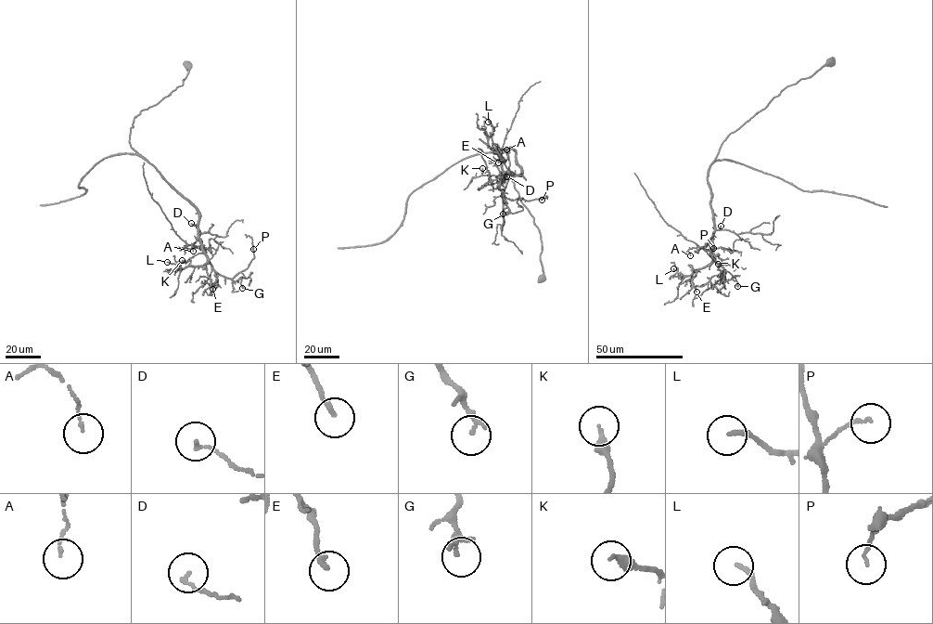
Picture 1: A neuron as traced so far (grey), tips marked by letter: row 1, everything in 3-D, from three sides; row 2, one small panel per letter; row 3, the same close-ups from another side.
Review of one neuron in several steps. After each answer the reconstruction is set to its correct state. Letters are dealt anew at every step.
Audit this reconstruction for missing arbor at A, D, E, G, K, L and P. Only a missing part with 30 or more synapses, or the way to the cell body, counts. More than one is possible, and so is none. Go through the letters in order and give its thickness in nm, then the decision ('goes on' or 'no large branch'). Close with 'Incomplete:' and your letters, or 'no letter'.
A: 90 nm thick; no large branch
D: 130 nm thick; no large branch
E: 180 nm thick; no large branch
G: 240 nm thick; no large branch
K: 240 nm thick; no large branch
L: 170 nm thick; no large branch
P: 80 nm thick; no large branch
Incomplete: no letter

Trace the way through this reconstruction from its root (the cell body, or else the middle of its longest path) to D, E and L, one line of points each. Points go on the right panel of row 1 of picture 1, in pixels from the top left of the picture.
D: (830, 62), (782, 89), (722, 142), (707, 175), (714, 227), (718, 229), (721, 226)
E: (830, 62), (782, 89), (722, 142), (707, 175), (714, 259), (697, 270), (692, 279), (696, 292)
L: (830, 62), (782, 89), (722, 142), (707, 175), (714, 260), (687, 276), (673, 268)

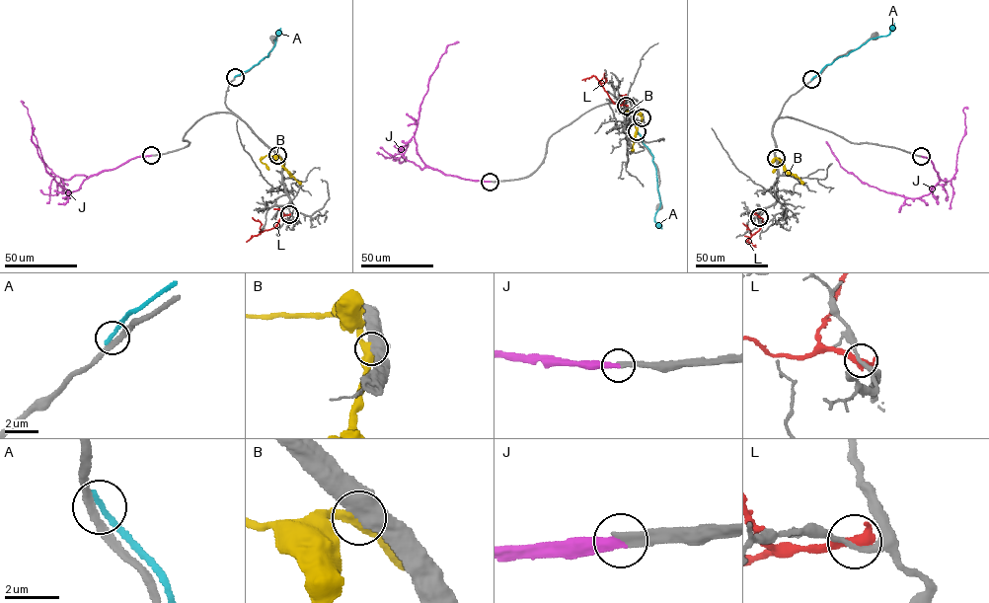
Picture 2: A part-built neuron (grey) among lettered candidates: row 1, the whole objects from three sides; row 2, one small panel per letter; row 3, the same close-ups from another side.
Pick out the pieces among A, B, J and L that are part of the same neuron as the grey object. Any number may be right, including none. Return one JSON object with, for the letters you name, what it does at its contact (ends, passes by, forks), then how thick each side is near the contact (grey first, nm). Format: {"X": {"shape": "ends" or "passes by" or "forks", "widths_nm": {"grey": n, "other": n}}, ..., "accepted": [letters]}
{"J": {"shape": "ends", "widths_nm": {"grey": 360, "other": 380}}, "accepted": ["J"]}

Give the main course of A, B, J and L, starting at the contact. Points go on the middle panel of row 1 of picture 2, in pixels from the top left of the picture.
A: (637, 131), (653, 156), (660, 203), (654, 219), (661, 228)
B: (642, 117), (637, 128), (633, 151)
J: (490, 182), (444, 174), (425, 164), (417, 151), (414, 134), (429, 77), (447, 46), (458, 41)
L: (626, 106), (614, 104), (594, 76), (582, 80)

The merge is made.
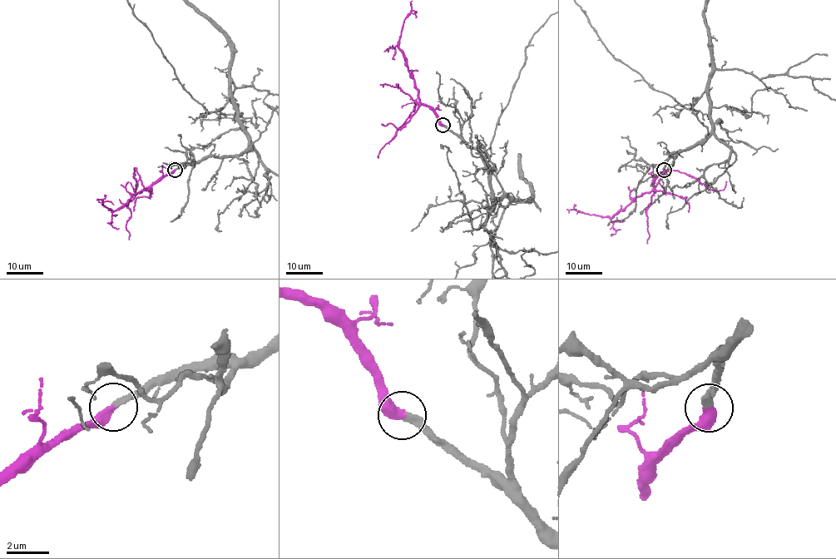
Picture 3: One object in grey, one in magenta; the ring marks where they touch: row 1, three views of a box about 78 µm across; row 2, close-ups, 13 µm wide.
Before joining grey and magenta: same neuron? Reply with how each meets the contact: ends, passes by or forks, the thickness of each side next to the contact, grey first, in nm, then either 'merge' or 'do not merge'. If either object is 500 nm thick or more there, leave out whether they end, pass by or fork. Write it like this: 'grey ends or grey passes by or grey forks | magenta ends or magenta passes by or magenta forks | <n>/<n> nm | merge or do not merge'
grey ends | magenta ends | 280/480 nm | merge

